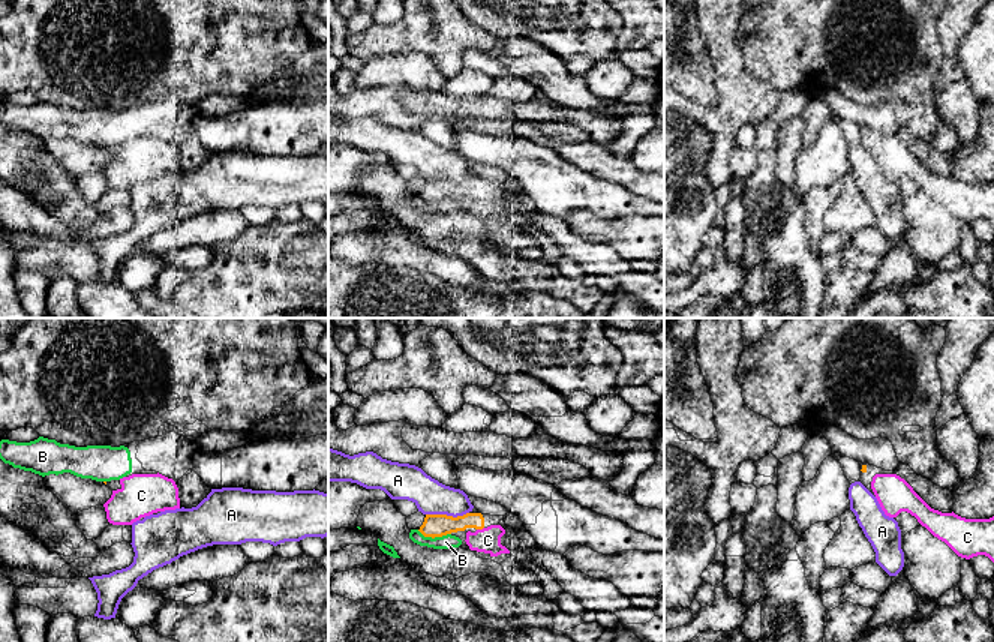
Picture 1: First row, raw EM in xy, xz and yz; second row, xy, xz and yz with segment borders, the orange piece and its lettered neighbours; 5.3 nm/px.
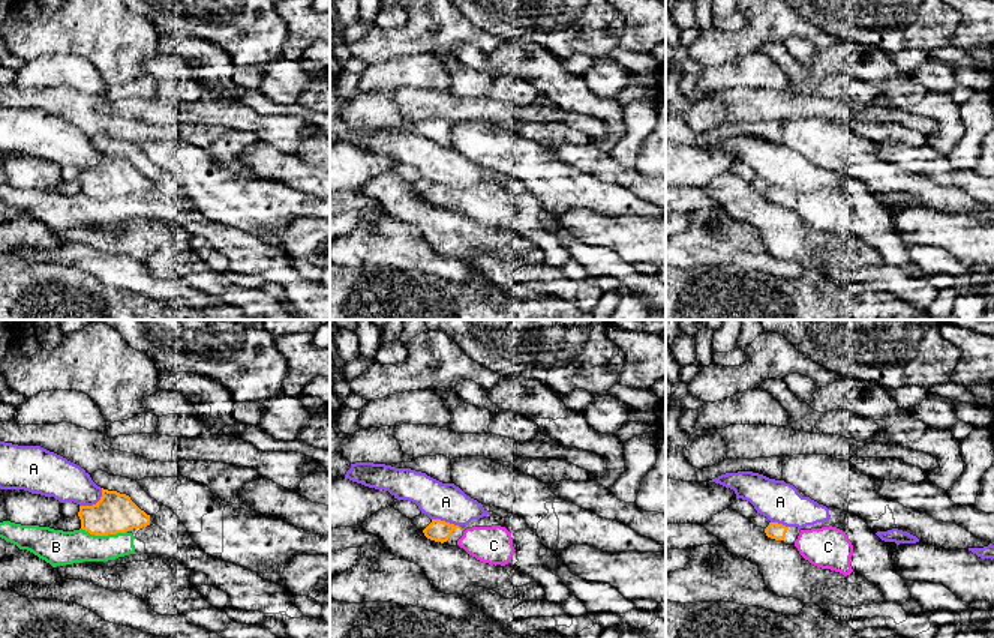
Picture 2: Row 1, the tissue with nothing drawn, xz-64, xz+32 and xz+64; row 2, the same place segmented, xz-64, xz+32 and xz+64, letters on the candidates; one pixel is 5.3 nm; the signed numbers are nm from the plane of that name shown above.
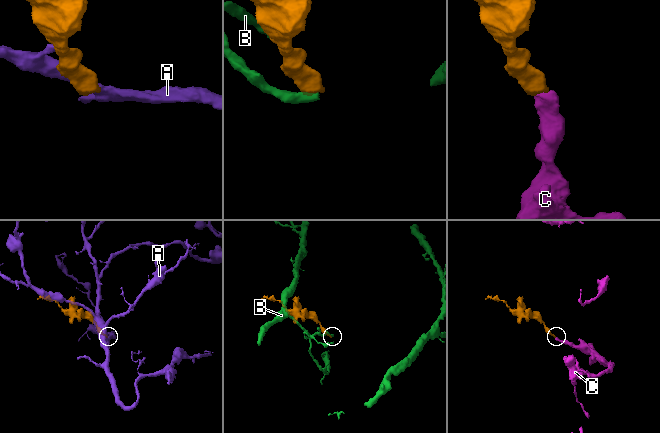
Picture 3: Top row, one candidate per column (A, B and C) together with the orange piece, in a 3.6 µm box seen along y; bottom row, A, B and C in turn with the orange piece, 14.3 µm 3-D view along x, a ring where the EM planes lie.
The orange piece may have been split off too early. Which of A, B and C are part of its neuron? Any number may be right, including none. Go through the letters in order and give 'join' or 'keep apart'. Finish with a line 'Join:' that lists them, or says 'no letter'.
A: keep apart
B: keep apart
C: join
Join: C

